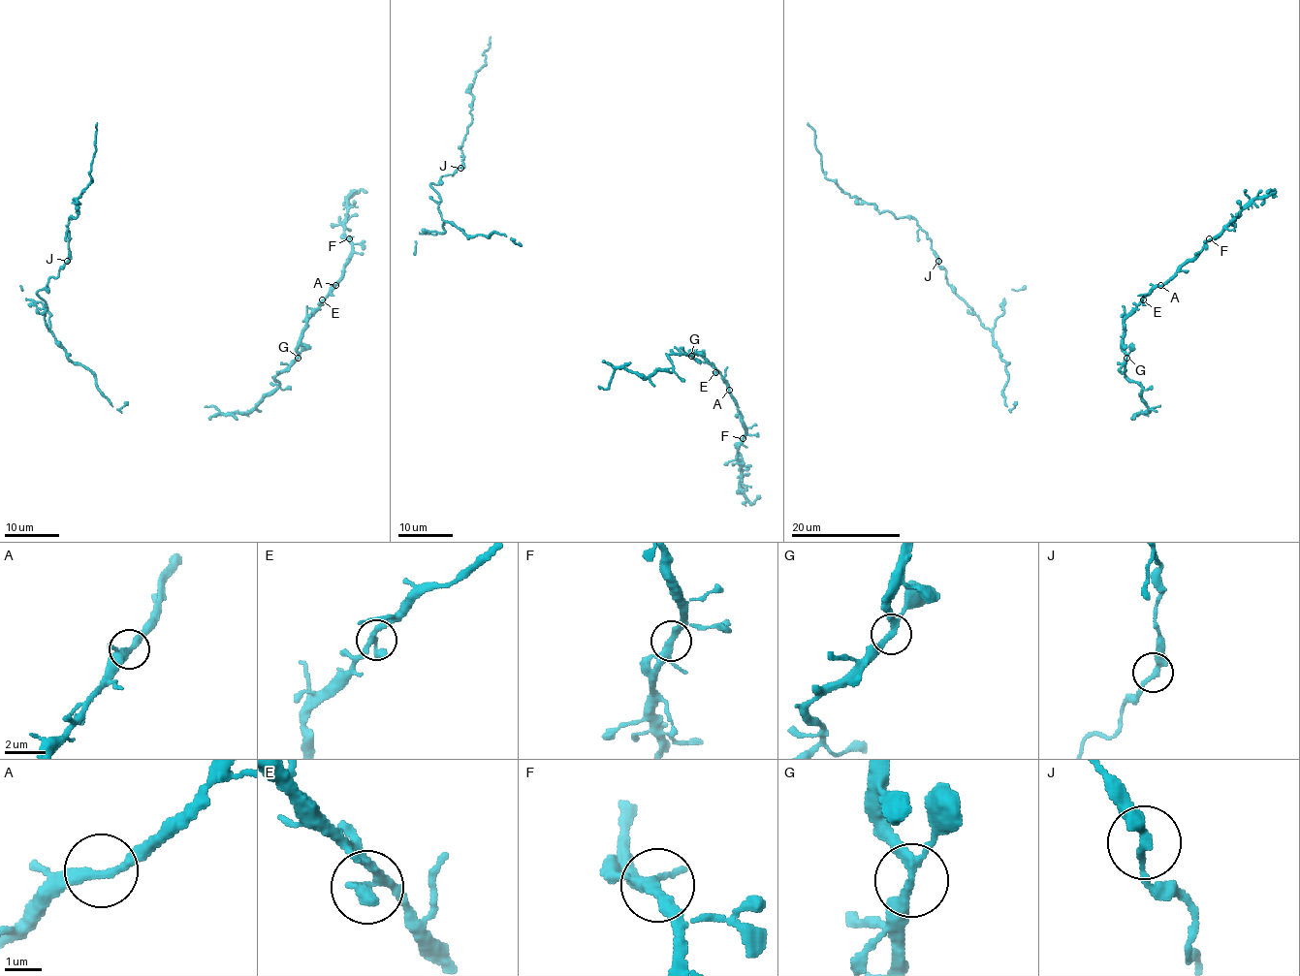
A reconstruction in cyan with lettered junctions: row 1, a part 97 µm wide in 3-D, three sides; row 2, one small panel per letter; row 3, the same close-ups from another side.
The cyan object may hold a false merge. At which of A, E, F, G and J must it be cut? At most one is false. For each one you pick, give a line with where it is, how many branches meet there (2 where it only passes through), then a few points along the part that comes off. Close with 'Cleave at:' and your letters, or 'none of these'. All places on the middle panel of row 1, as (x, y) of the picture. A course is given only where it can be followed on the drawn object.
Cleave at: none of these

